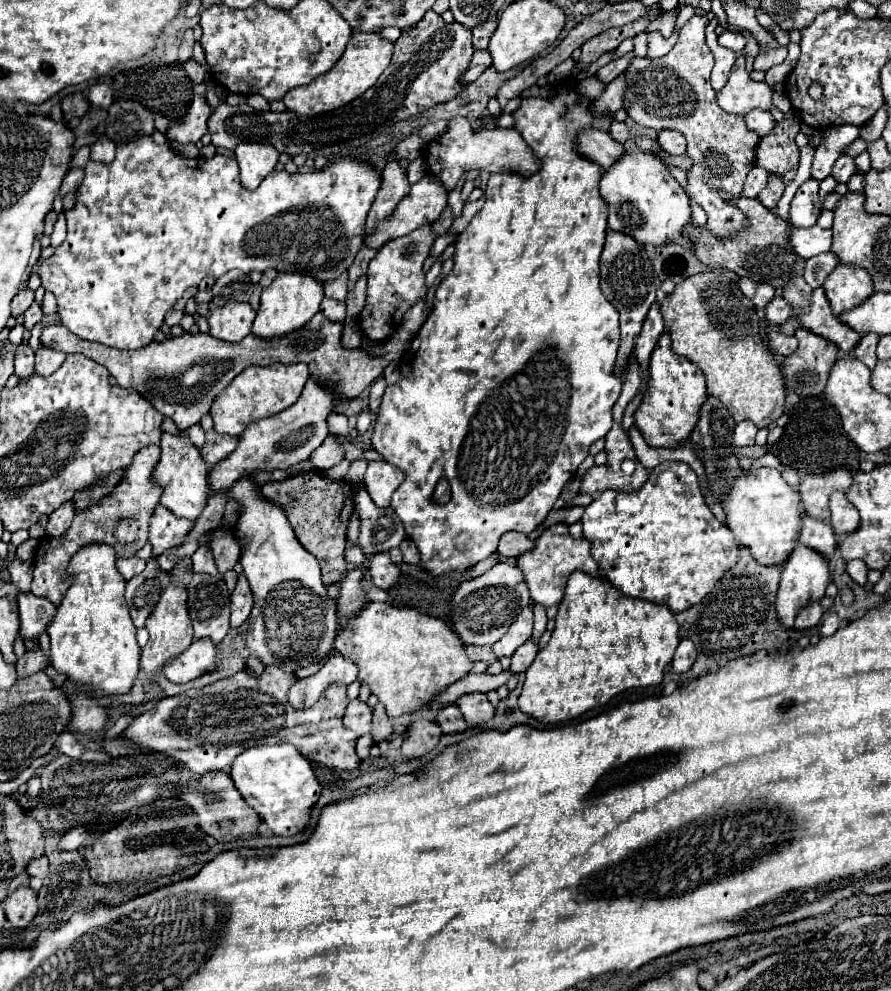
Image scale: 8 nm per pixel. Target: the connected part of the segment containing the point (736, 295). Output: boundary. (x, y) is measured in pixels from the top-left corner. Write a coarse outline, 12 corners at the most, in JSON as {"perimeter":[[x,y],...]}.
{"perimeter":[[733,273],[661,303],[735,423],[783,415],[785,385]]}

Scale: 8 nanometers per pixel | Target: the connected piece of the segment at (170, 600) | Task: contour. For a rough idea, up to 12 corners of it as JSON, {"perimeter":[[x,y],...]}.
{"perimeter":[[171,581],[145,627],[141,673],[153,679],[193,641],[187,585]]}

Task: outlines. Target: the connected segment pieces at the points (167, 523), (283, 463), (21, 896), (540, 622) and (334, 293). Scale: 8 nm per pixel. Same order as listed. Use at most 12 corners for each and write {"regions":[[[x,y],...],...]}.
{"regions":[[[157,505],[149,529],[153,557],[179,547],[195,519]],[[309,379],[293,407],[245,427],[209,495],[309,459],[335,401]],[[19,887],[5,903],[13,929],[27,929],[39,913],[37,895]],[[533,603],[535,631],[533,643],[539,645],[539,637],[547,629],[545,607]],[[347,275],[325,283],[325,297],[345,301]]]}

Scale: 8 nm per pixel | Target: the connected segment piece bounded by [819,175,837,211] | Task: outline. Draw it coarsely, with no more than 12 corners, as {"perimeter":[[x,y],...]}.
{"perimeter":[[831,175],[819,183],[821,211],[825,196],[834,191],[837,182]]}

